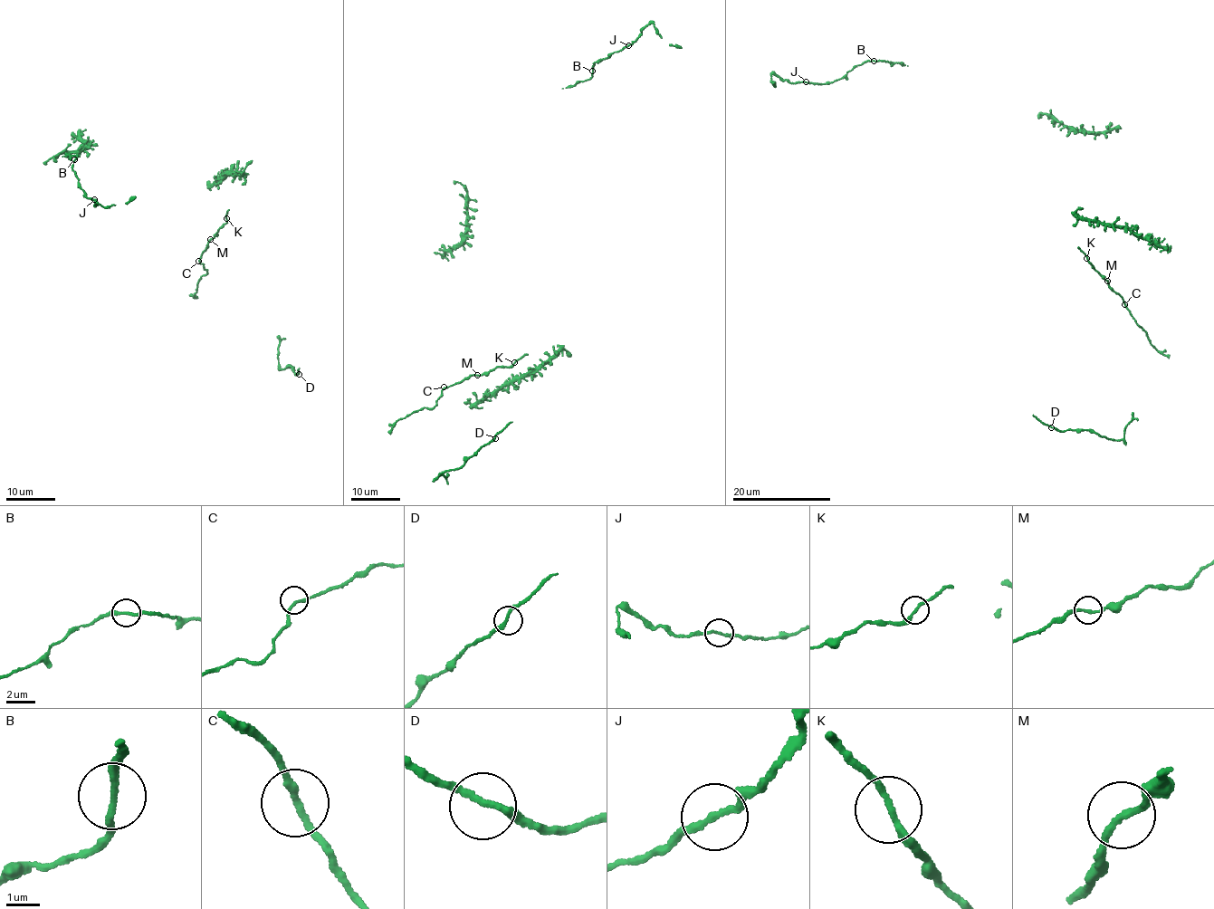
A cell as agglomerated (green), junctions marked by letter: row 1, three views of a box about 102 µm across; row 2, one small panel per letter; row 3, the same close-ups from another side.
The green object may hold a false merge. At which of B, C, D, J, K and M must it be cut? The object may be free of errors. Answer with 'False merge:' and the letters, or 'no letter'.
False merge: no letter

